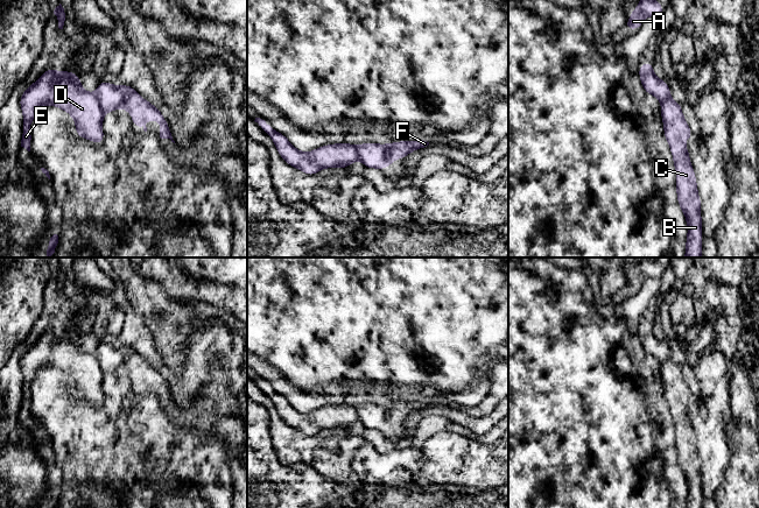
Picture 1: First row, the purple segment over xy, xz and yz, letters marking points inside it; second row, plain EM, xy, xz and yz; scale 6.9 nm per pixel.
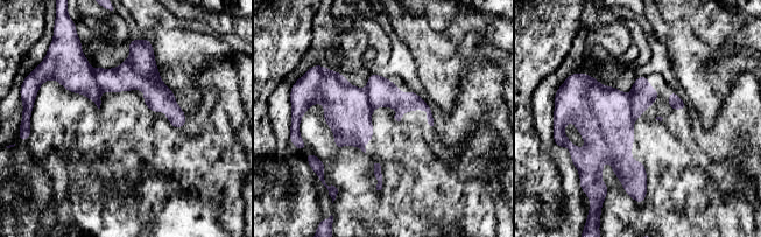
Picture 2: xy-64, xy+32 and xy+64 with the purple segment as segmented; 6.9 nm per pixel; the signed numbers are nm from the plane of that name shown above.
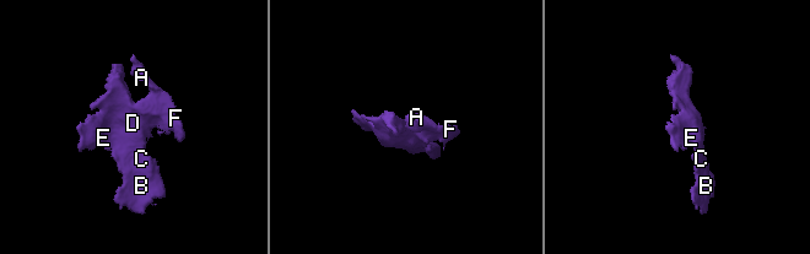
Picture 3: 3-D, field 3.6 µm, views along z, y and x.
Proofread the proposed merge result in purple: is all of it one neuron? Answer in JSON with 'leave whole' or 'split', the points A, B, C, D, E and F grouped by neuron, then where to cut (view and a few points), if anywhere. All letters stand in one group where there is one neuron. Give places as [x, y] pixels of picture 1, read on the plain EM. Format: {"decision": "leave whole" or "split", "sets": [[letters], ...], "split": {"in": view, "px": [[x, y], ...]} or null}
{"decision": "split", "sets": [["A", "F"], ["B", "C", "D", "E"]], "split": {"in": "xy", "px": [[95, 355], [104, 373]]}}

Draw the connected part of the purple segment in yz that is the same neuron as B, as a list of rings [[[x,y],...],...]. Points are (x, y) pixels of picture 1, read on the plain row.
[[[672,359],[661,362],[661,379],[665,400],[674,416],[677,463],[686,477],[688,487],[686,508],[702,508],[701,460],[689,412],[684,407],[684,401],[693,398],[694,395],[682,375],[681,365]]]

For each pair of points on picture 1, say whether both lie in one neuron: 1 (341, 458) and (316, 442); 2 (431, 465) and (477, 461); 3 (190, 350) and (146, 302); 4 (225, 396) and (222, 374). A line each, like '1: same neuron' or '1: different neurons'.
1: same neuron
2: same neuron
3: different neurons
4: same neuron

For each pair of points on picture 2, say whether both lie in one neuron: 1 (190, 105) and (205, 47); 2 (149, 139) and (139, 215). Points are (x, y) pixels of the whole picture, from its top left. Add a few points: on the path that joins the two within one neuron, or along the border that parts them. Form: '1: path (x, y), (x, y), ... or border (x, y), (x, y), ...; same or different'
1: path (190, 91), (190, 72), (194, 61); same
2: path (149, 158), (149, 196); same

